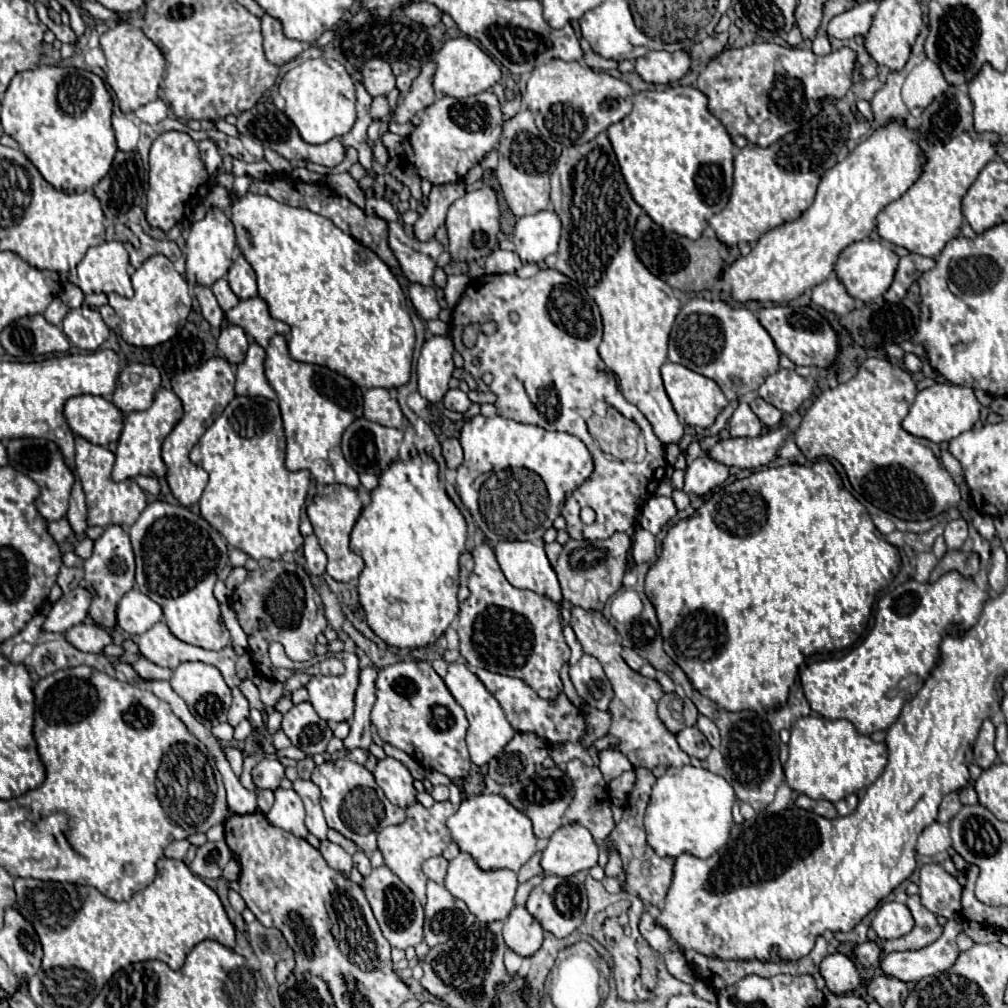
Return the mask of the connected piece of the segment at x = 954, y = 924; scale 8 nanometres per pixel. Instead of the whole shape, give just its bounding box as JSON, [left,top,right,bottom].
[881,919,961,981]

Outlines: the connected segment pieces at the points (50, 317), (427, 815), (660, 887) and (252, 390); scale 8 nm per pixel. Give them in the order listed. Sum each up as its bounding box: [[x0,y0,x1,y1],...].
[[45,299,69,325],[377,801,459,903],[607,769,673,907],[235,343,275,399]]

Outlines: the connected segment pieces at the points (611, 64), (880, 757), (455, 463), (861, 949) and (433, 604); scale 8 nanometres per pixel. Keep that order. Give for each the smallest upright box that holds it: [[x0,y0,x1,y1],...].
[[582,50,618,71],[783,717,887,803],[443,439,463,469],[853,941,881,967],[351,455,467,649]]

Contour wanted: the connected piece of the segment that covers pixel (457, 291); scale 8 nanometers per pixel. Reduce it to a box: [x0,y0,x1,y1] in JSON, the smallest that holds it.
[445,275,469,309]

